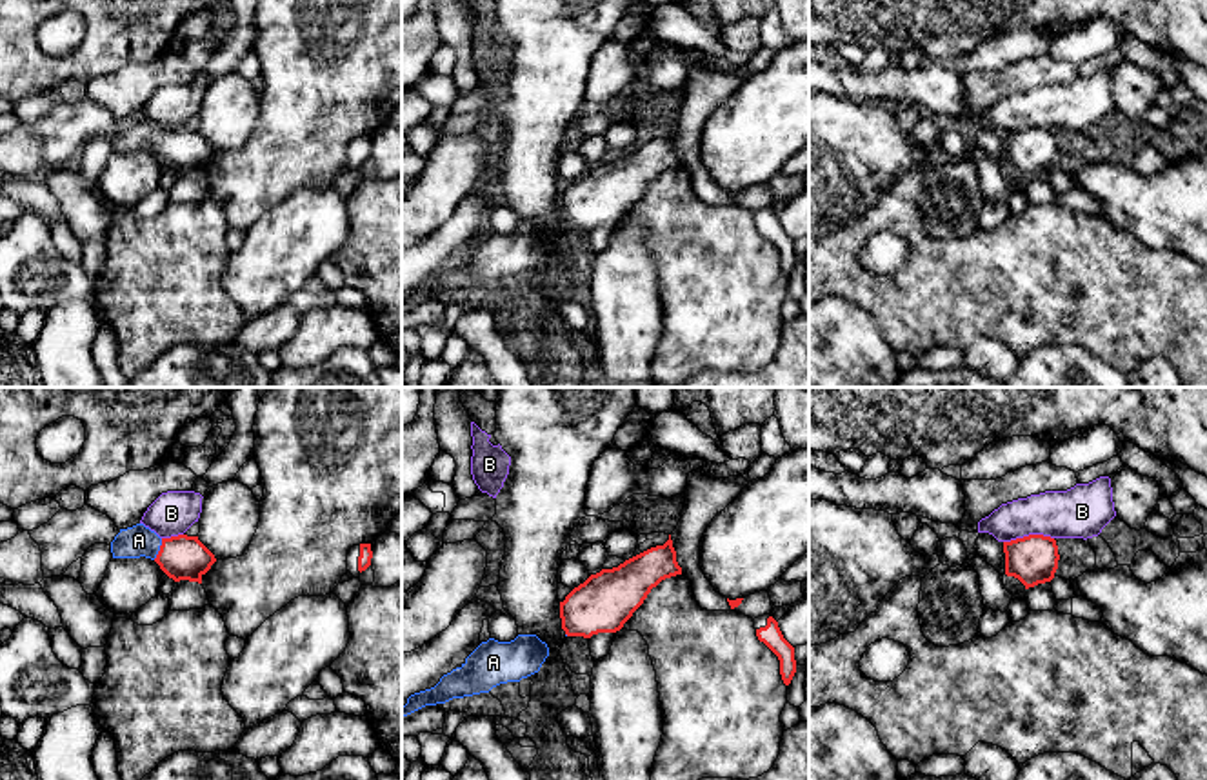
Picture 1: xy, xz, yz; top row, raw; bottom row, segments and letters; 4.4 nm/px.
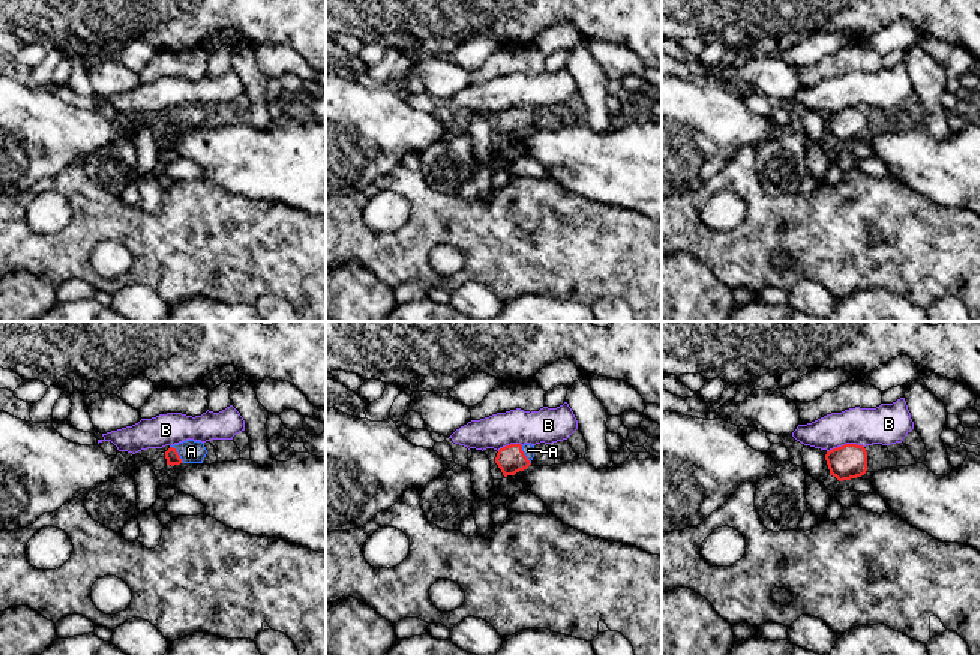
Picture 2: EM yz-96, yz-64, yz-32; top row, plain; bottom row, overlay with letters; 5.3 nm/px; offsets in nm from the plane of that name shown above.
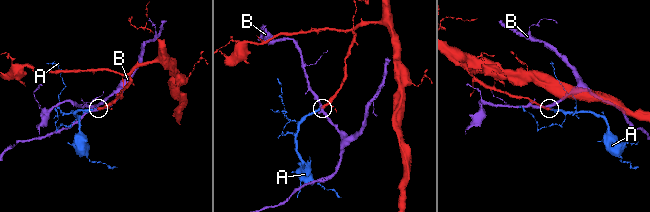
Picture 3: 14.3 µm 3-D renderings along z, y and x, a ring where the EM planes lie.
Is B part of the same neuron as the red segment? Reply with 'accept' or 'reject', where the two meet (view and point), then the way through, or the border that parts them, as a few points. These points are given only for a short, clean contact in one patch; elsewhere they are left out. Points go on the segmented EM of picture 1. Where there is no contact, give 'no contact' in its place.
reject; meets red in yz at (1029, 535); border along yz (1053, 537), (1024, 535), (1004, 542)

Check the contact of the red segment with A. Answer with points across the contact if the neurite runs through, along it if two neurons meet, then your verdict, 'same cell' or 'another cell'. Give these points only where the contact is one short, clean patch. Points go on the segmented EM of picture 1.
way xy (182, 557), (160, 550), (139, 540); same cell

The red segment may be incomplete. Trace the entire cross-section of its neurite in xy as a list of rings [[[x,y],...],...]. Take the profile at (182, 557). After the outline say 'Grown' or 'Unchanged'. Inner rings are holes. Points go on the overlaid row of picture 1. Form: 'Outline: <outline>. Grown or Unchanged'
Outline: [[[144,524],[120,529],[111,542],[111,553],[113,558],[151,558],[175,582],[189,580],[202,584],[202,576],[216,562],[198,536],[178,535],[160,538]]]. Grown

